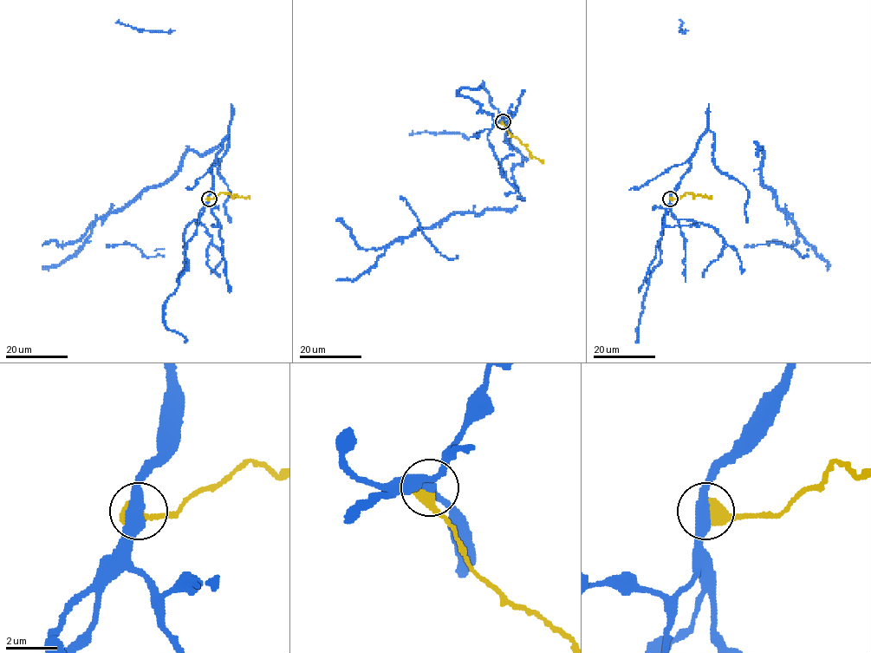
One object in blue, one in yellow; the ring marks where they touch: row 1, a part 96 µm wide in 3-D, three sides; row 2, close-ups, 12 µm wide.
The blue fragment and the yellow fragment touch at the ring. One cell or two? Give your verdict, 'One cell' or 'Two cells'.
Two cells

